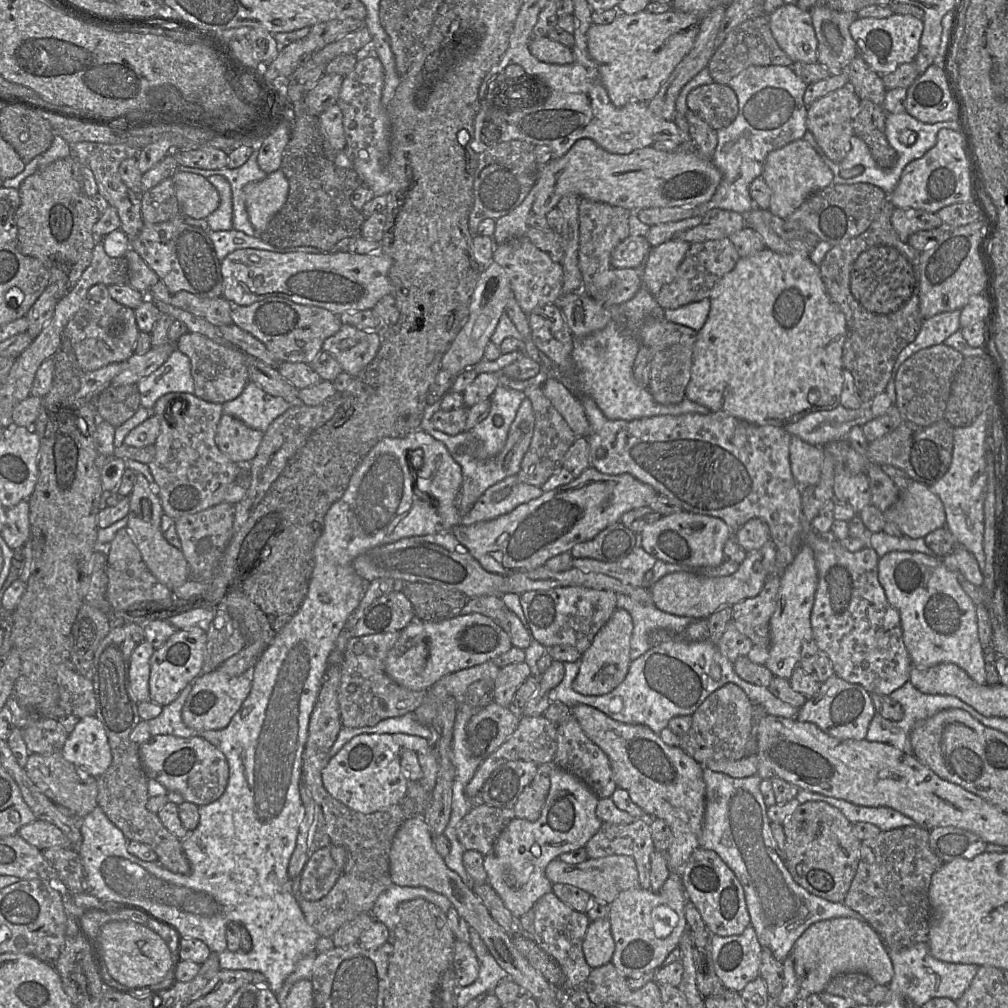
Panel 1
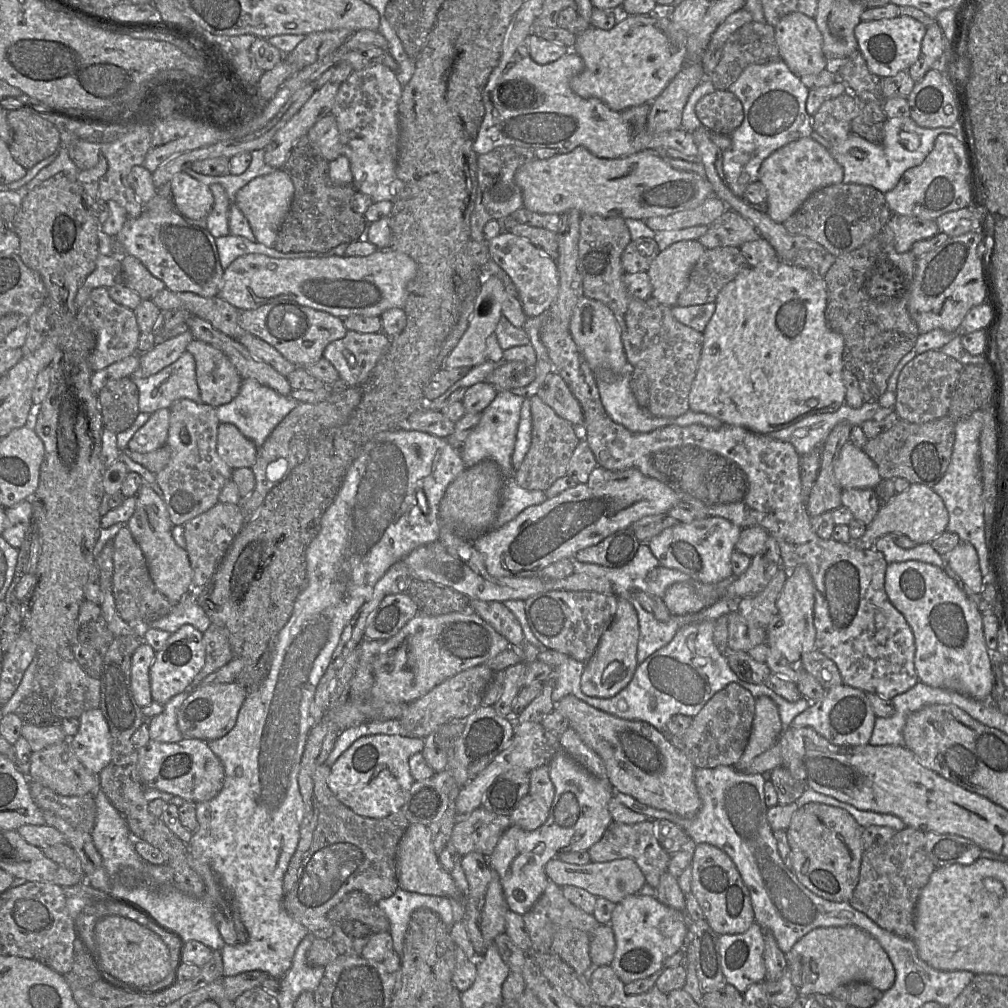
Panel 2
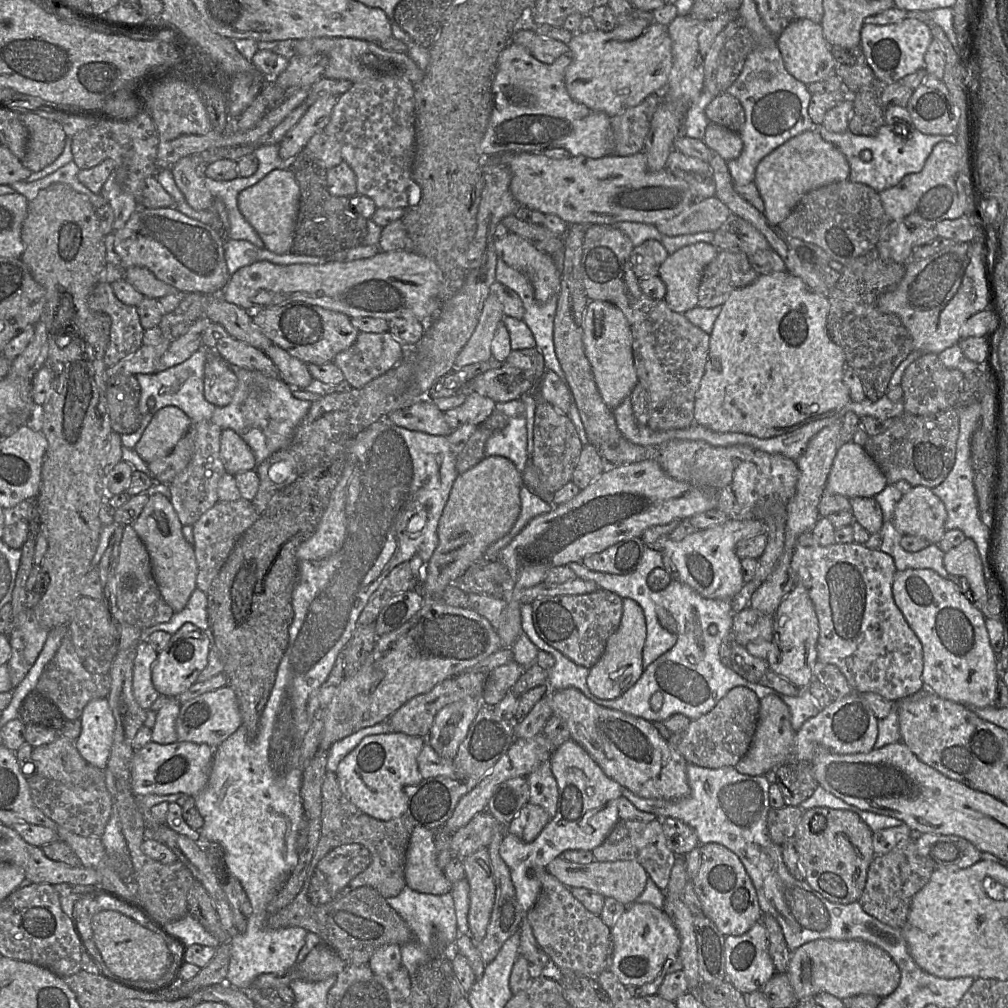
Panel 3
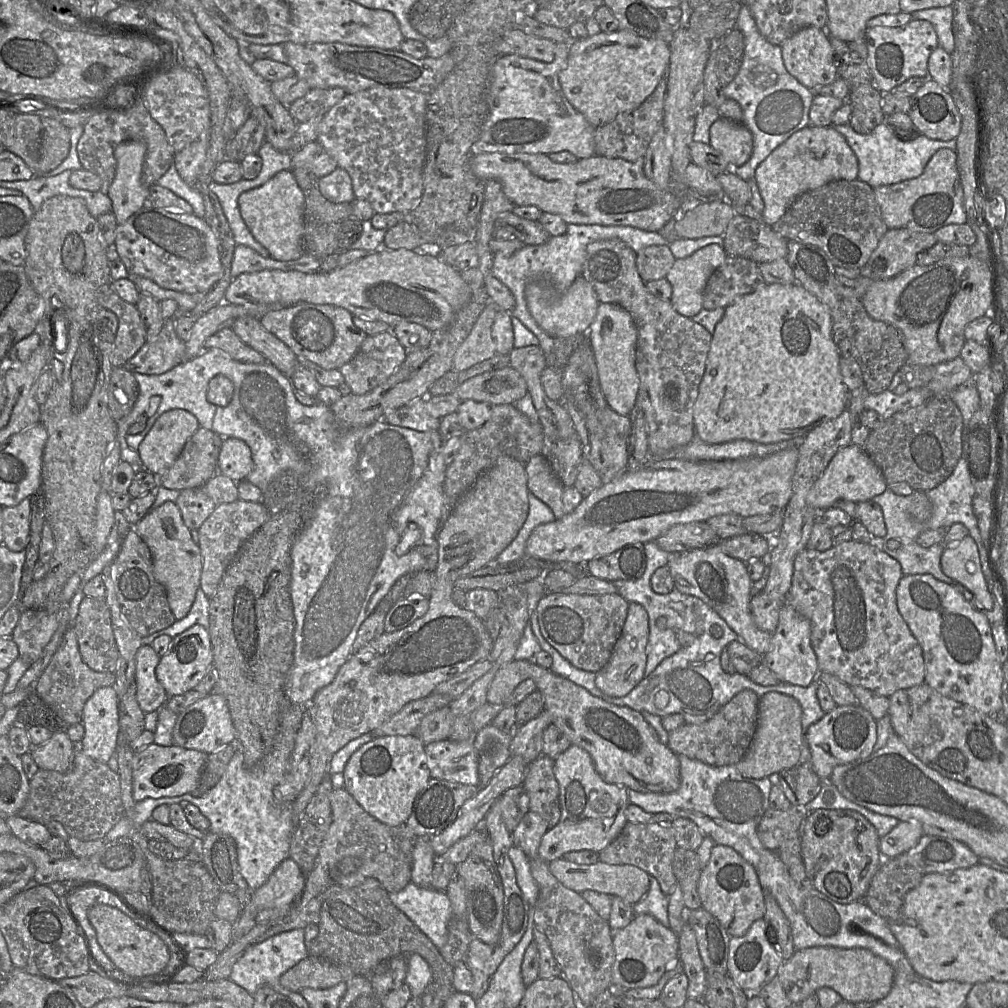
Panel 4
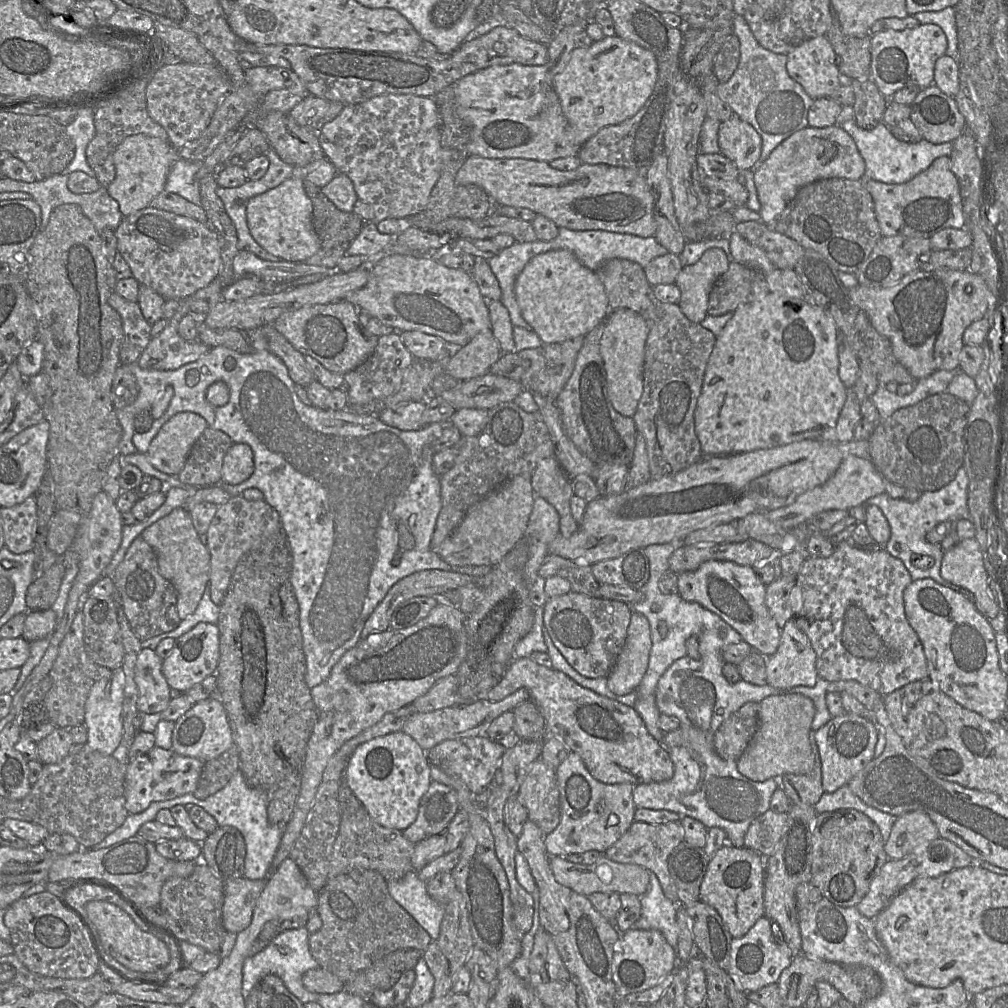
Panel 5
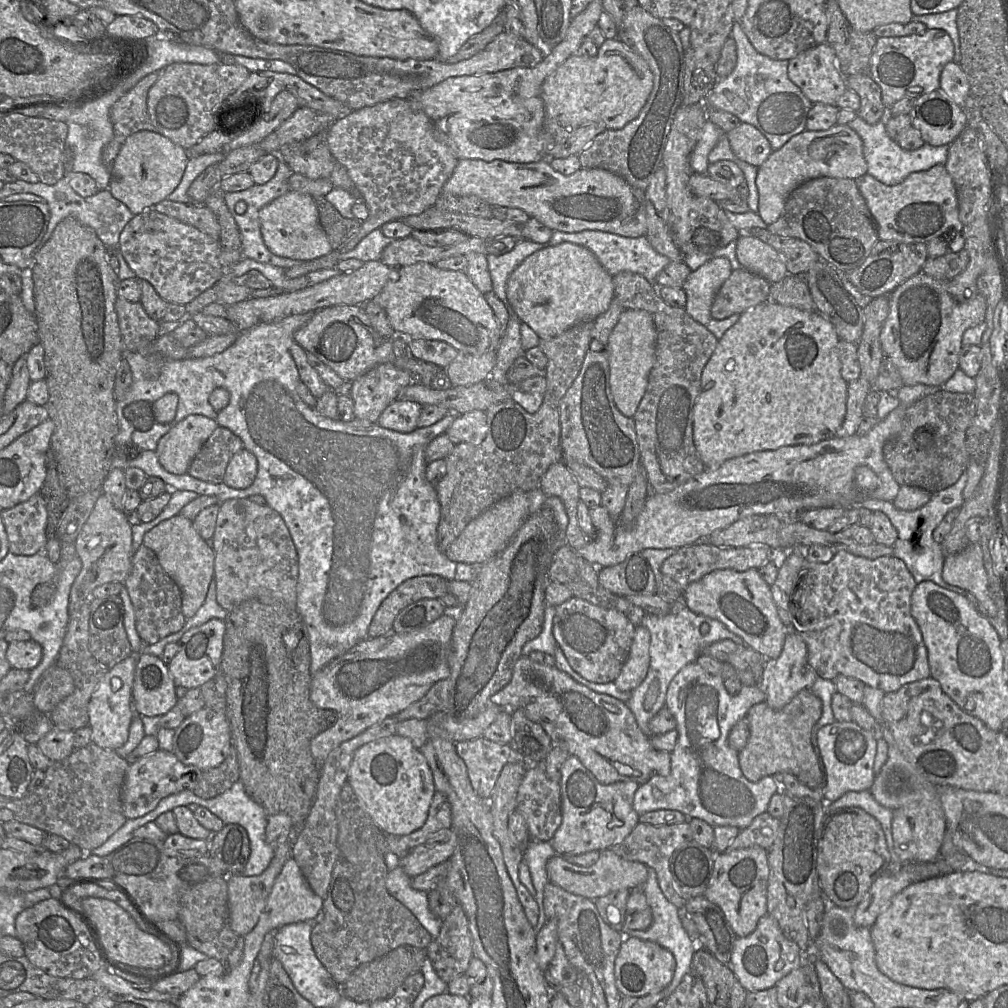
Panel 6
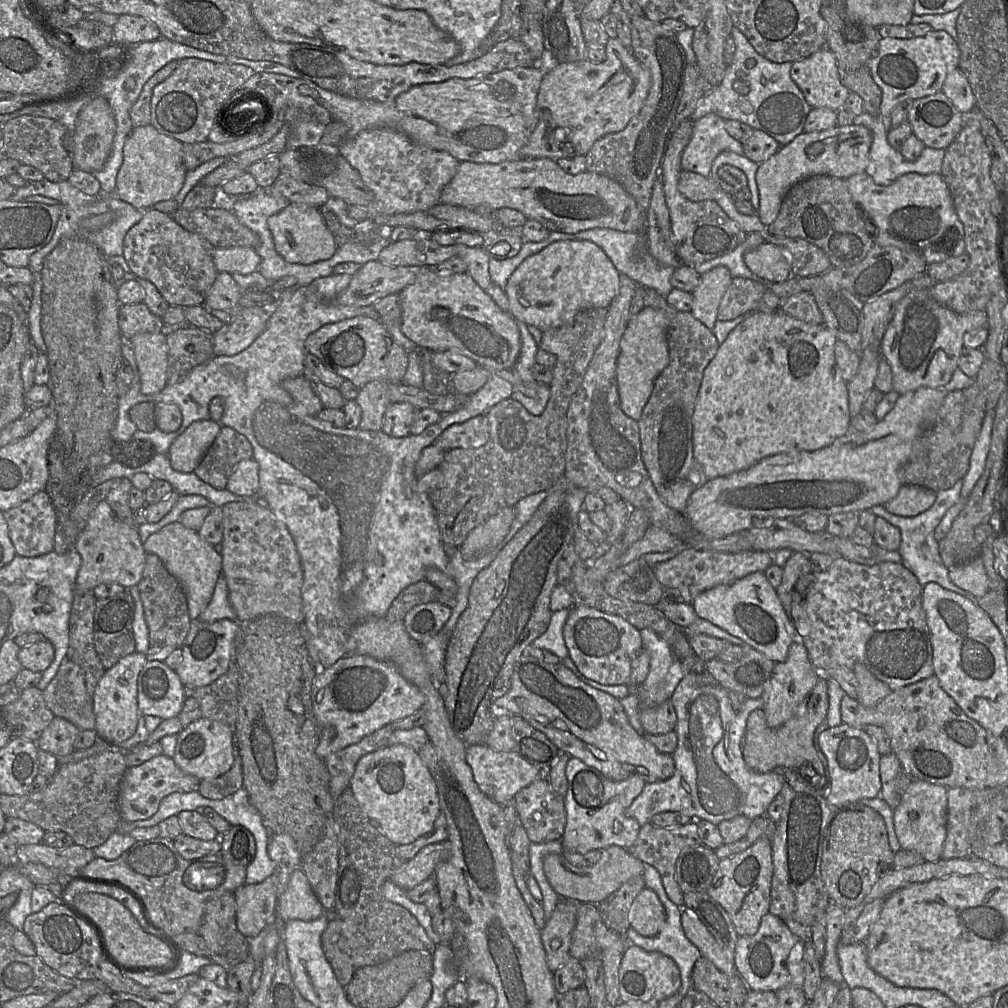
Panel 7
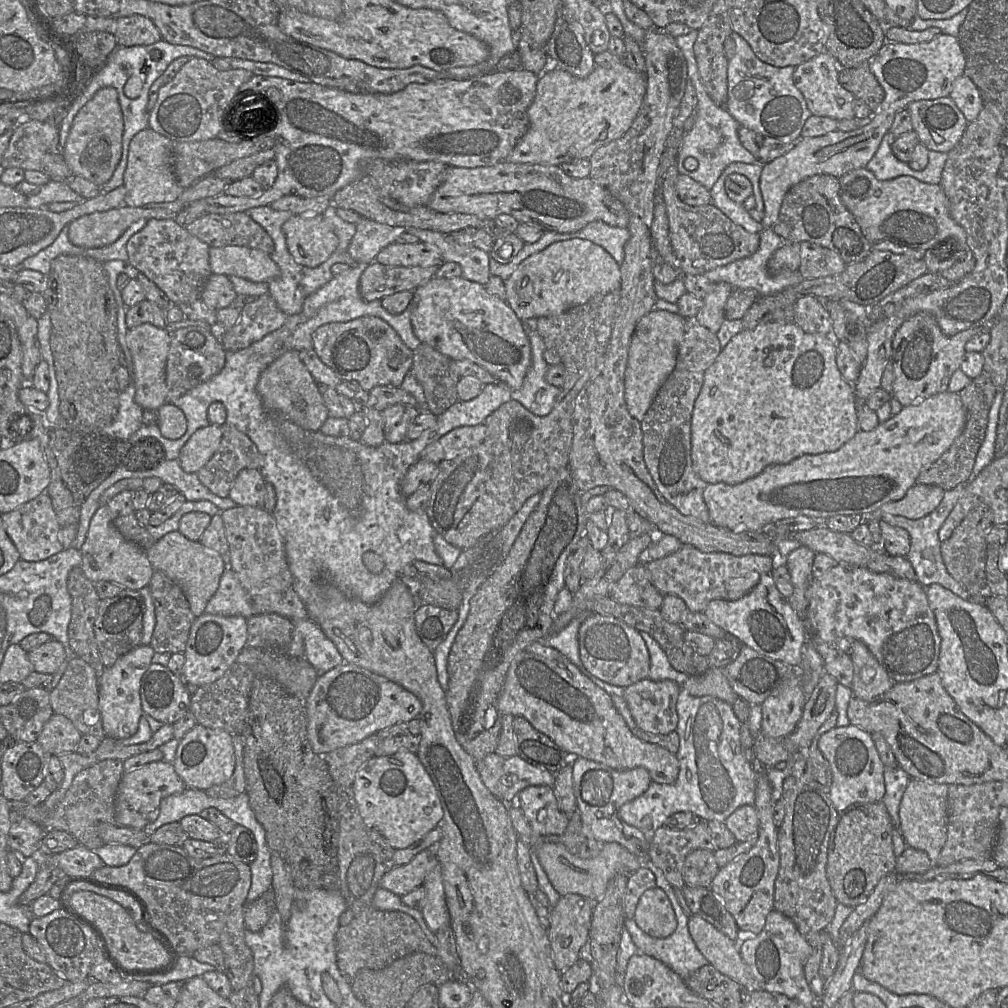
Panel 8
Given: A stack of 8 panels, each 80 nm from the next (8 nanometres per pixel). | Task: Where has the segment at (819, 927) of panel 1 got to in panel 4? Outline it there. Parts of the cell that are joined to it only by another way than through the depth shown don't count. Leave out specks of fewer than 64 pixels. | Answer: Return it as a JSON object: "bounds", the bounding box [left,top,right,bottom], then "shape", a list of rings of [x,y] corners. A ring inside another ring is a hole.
{"bounds":[778,946,894,1004],"shape":[[[815,946],[796,950],[778,970],[782,987],[793,1004],[799,1004],[821,987],[829,987],[841,995],[843,1000],[878,1002],[886,997],[894,982],[894,969],[882,957],[865,948],[838,948]]]}

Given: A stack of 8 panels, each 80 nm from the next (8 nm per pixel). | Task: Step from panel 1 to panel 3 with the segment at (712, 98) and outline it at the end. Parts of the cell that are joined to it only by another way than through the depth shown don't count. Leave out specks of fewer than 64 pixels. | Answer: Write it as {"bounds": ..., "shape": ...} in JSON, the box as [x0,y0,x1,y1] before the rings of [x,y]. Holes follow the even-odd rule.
{"bounds":[705,92,745,132],"shape":[[[727,92],[714,96],[705,108],[710,123],[739,132],[745,123],[745,113],[740,101]]]}

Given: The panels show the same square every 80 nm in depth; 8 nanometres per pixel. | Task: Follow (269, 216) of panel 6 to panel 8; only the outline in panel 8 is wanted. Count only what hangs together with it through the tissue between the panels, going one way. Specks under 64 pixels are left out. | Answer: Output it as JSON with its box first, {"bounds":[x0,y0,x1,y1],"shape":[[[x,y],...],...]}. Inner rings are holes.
{"bounds":[282,215,339,268],"shape":[[[292,215],[282,226],[289,253],[303,266],[315,268],[337,249],[339,240],[322,215]]]}

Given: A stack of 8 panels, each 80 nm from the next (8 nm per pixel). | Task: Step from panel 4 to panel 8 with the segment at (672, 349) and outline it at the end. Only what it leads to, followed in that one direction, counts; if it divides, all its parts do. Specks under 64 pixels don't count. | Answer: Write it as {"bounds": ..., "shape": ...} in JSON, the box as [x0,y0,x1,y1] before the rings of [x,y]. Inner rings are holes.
{"bounds":[640,317,722,523],"shape":[[[696,317],[684,318],[684,336],[678,346],[675,368],[657,392],[644,419],[640,422],[643,432],[644,461],[659,492],[682,515],[695,518],[703,523],[710,523],[709,511],[703,498],[708,483],[704,482],[693,469],[691,419],[695,400],[703,385],[704,373],[714,363],[721,350],[722,347],[716,334],[701,325]]]}

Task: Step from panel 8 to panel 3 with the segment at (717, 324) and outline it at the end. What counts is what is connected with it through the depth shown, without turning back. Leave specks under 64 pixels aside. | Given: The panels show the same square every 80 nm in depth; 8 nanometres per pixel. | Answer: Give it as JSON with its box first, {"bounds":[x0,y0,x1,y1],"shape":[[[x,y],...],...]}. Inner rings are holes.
{"bounds":[658,242,718,315],"shape":[[[698,242],[669,254],[659,267],[658,277],[665,284],[664,301],[670,310],[683,315],[698,305],[703,271],[718,252],[711,243]]]}

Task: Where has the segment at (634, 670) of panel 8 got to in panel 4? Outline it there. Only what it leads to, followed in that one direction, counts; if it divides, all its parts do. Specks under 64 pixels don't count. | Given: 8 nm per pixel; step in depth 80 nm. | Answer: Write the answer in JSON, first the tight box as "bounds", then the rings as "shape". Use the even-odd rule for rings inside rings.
{"bounds":[535,593,629,672],"shape":[[[546,593],[537,603],[535,615],[541,634],[576,668],[599,672],[609,661],[621,636],[629,602],[618,593],[577,595]]]}

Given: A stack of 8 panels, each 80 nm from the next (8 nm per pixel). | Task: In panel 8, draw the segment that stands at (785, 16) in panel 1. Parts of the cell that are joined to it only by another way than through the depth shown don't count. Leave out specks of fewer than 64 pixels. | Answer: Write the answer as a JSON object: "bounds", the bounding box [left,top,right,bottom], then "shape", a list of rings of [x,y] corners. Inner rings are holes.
{"bounds":[793,50,855,121],"shape":[[[826,50],[795,67],[793,82],[802,93],[811,114],[838,121],[855,117],[853,109],[855,96],[840,83],[839,71],[837,60]]]}

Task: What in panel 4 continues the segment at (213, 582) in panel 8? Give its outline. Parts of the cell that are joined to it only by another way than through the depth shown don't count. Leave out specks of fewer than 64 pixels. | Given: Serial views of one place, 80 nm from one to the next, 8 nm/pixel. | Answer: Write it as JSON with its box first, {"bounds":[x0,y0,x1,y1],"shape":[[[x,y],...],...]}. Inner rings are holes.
{"bounds":[133,501,203,620],"shape":[[[172,501],[164,502],[157,508],[149,510],[133,526],[151,551],[154,577],[165,588],[169,606],[176,620],[185,618],[200,588],[203,559],[200,548],[193,541],[191,530],[185,525],[178,506]]]}

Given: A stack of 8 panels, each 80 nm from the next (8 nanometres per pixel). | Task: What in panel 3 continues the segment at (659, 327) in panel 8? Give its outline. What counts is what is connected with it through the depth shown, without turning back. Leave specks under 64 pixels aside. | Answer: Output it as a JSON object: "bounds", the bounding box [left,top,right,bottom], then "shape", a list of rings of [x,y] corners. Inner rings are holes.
{"bounds":[583,301,639,410],"shape":[[[589,301],[583,319],[583,344],[601,397],[613,410],[631,396],[639,382],[633,360],[632,334],[623,312],[607,301]]]}

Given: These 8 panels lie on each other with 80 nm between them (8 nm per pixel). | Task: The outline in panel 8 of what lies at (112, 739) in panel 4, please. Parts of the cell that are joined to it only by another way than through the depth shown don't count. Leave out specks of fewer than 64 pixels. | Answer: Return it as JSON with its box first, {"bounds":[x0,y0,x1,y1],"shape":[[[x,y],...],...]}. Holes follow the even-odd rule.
{"bounds":[99,644,154,740],"shape":[[[150,644],[140,645],[118,658],[112,667],[104,669],[99,678],[99,710],[107,737],[121,740],[136,734],[139,720],[144,713],[140,699],[141,678],[152,664],[154,654]]]}

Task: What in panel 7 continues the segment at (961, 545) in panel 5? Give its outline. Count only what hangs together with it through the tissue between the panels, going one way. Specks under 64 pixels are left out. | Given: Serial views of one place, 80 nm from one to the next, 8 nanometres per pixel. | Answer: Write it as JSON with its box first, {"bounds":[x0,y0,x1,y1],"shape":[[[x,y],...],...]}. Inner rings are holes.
{"bounds":[948,556,989,598],"shape":[[[977,556],[967,563],[948,569],[949,579],[957,587],[975,597],[980,598],[989,591],[988,576],[981,556]]]}

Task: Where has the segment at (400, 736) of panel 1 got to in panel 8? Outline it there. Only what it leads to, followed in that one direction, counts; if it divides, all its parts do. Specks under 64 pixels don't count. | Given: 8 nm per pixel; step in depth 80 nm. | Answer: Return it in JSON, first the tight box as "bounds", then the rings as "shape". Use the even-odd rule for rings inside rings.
{"bounds":[352,751,444,849],"shape":[[[399,751],[391,756],[374,756],[357,772],[352,784],[360,815],[367,826],[380,833],[394,849],[404,849],[436,828],[444,812],[436,787],[416,753]]]}

